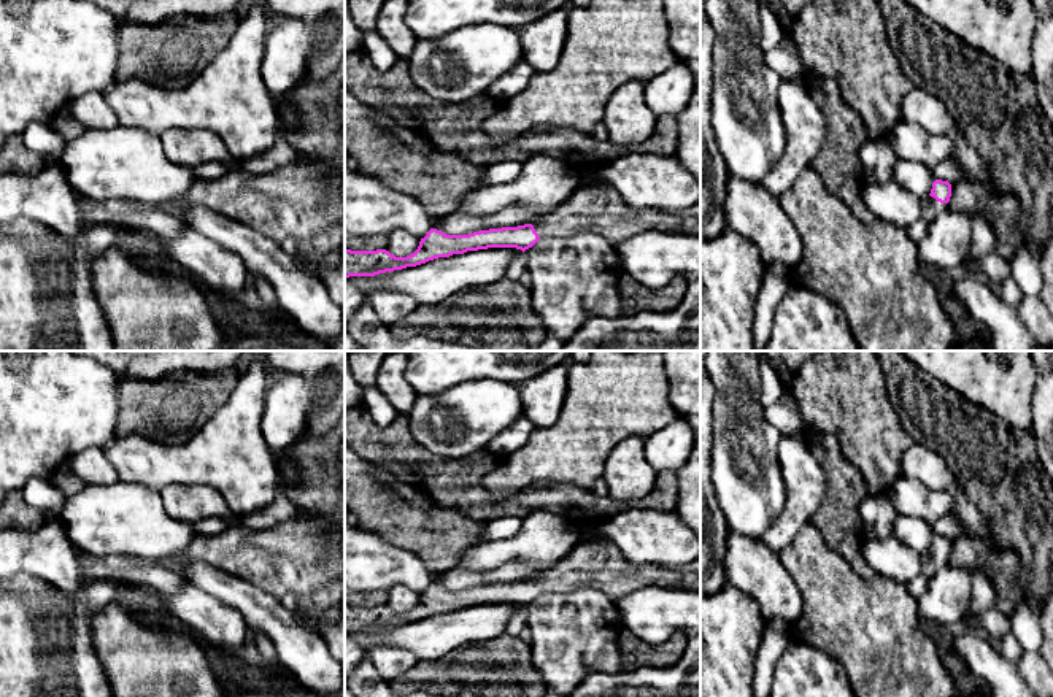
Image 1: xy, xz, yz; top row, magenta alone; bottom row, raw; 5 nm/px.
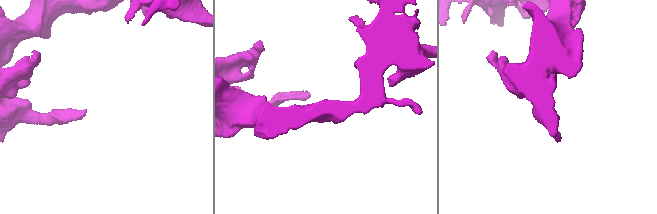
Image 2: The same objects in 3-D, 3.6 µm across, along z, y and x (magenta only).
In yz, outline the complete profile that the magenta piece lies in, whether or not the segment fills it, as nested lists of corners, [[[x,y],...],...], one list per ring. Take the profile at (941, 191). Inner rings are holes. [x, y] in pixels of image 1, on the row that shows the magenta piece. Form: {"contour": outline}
{"contour": [[[935,179],[931,194],[923,198],[923,218],[931,222],[939,213],[948,208],[951,197],[951,184],[948,181]]]}

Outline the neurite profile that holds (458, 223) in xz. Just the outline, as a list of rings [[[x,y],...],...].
[[[516,206],[494,214],[469,214],[457,208],[456,211],[435,219],[434,229],[442,230],[446,235],[469,235],[480,230],[534,224],[538,218],[540,214]]]

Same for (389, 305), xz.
[[[395,291],[373,292],[367,297],[367,303],[388,329],[419,306],[413,295]]]

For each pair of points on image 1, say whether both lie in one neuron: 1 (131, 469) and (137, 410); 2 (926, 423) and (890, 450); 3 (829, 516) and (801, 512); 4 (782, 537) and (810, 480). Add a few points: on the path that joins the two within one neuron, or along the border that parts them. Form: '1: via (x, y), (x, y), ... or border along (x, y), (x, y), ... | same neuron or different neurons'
1: border along (115, 435), (140, 434), (151, 440), (170, 443) | different neurons
2: border along (891, 402), (902, 429), (915, 442) | different neurons
3: border along (826, 478), (826, 492), (821, 505), (809, 521) | different neurons
4: via (788, 523), (799, 508), (804, 494) | same neuron

